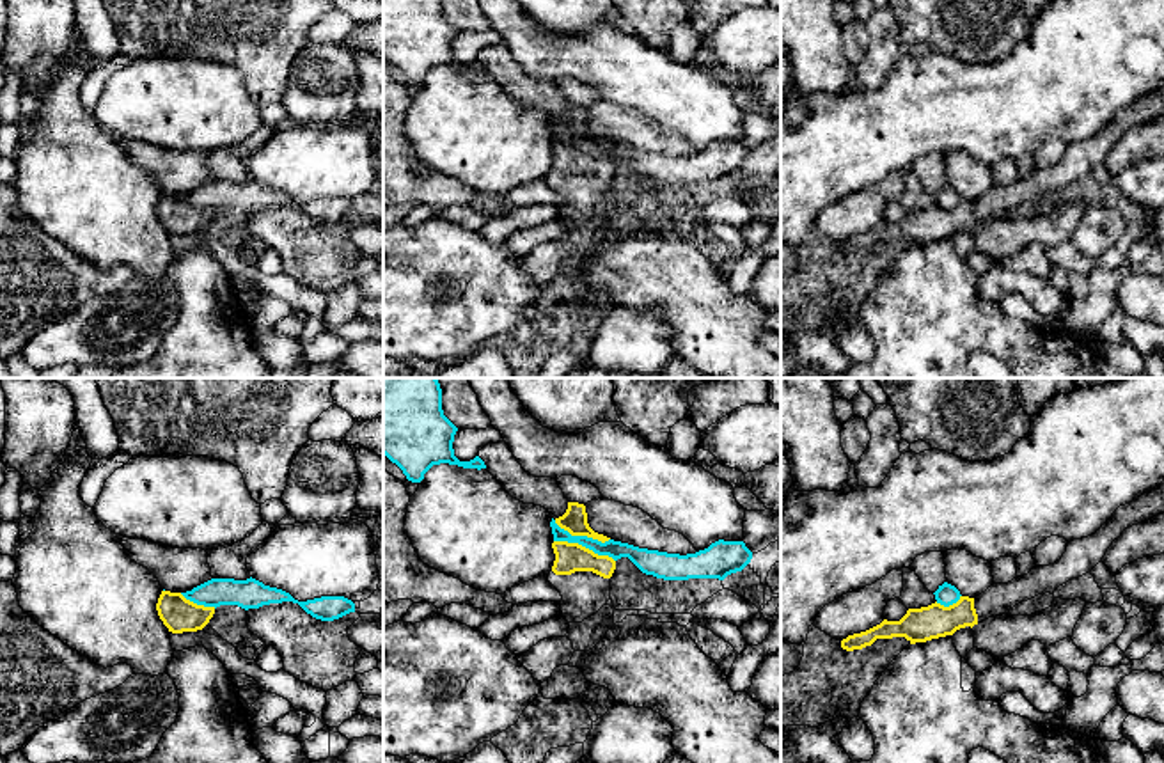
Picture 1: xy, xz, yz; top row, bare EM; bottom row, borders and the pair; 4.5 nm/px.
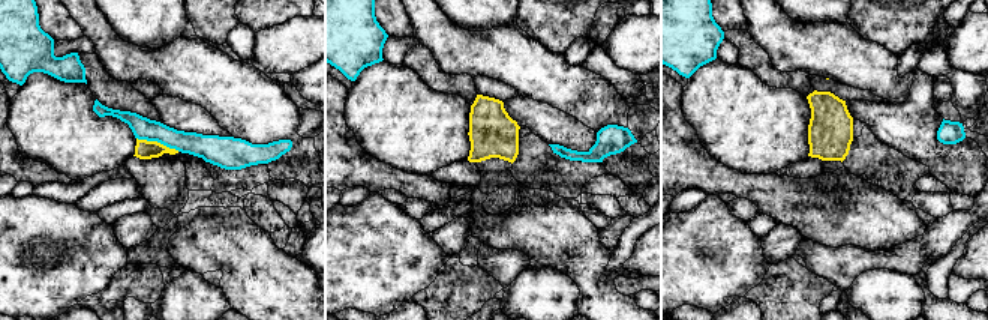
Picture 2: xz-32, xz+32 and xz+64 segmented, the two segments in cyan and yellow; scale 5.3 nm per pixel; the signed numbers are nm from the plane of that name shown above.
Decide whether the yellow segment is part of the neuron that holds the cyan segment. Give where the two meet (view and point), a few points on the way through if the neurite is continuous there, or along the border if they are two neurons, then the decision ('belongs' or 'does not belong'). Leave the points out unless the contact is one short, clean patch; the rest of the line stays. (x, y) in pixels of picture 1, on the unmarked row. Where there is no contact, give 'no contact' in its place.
contact xz (584, 148); border xz (554, 142), (581, 146), (598, 157), (607, 157), (614, 164); does not belong

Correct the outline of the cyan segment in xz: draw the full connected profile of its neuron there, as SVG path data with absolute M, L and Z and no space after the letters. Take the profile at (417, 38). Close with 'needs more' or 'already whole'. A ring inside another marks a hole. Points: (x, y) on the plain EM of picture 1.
M383 0L383 57L412 85L421 85L440 66L486 71L479 59L470 64L454 59L456 34L444 18L442 0Z; already whole

